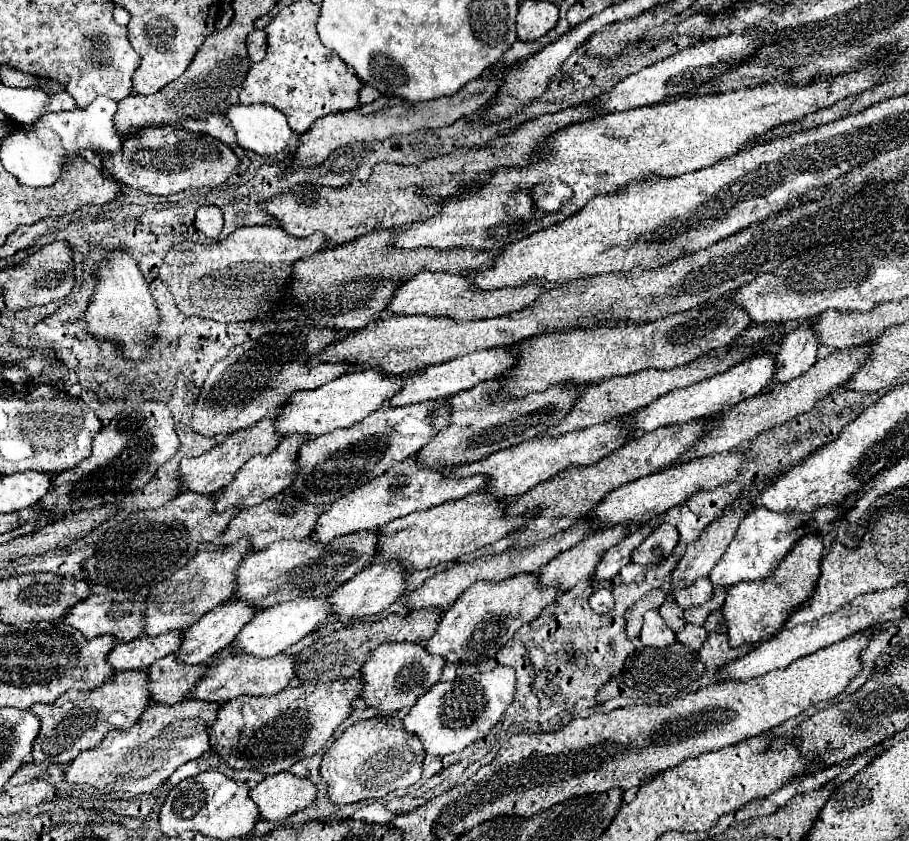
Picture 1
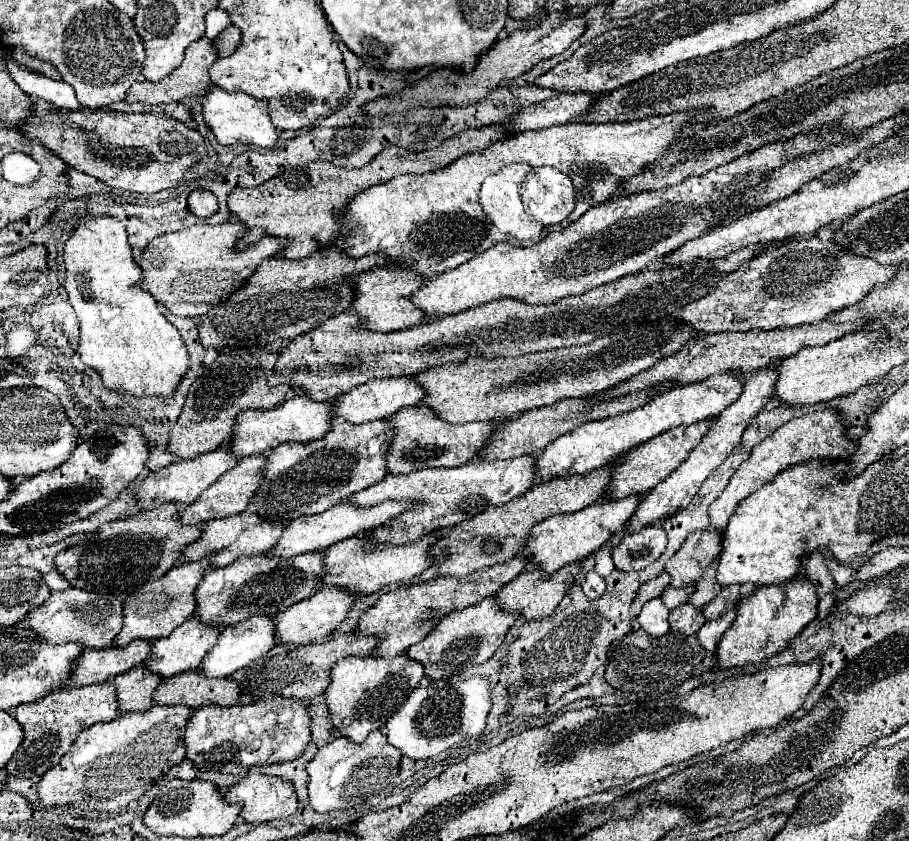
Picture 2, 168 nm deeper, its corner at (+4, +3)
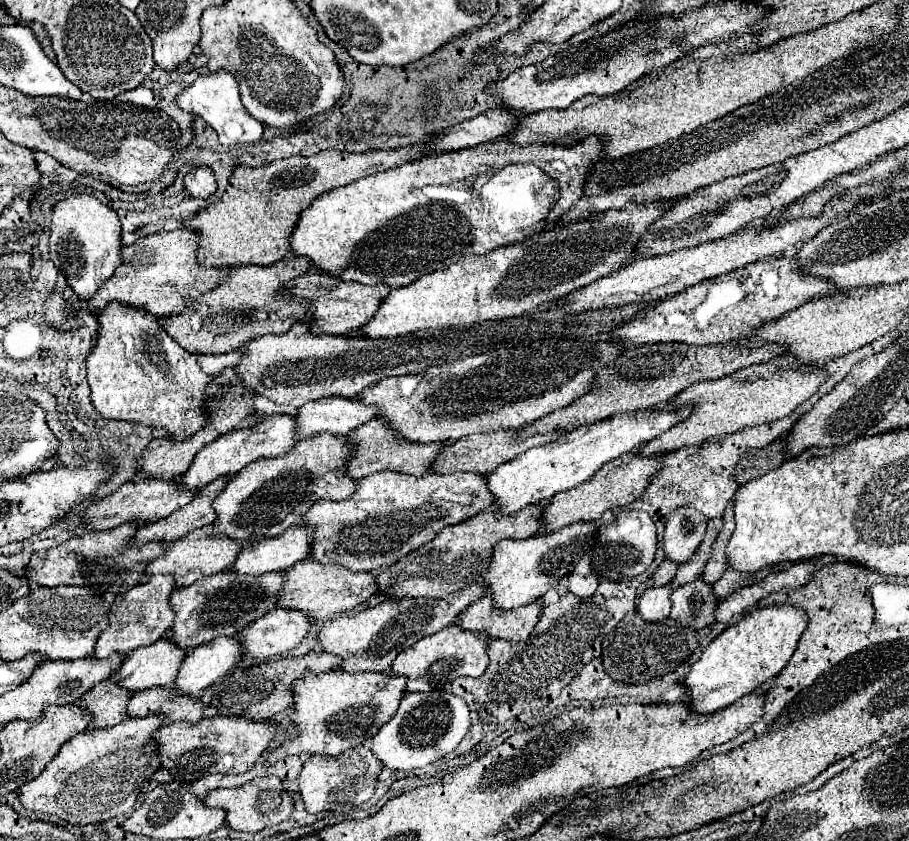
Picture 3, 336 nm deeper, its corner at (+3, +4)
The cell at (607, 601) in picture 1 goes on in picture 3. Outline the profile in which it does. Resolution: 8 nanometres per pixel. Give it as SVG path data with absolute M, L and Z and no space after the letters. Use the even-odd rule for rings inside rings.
M571 575L569 577L569 591L577 597L589 597L597 589L597 577L595 575Z

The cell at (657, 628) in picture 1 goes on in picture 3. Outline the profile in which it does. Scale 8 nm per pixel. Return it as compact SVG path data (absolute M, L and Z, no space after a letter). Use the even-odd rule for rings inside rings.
M651 587L641 595L641 603L637 607L637 611L643 615L643 619L647 621L661 621L665 617L669 617L669 609L671 609L671 587Z

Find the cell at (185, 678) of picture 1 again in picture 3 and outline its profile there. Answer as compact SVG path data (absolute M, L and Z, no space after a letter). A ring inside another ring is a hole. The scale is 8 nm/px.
M101 681L97 683L91 691L83 695L75 705L83 707L89 711L91 721L89 721L89 731L93 729L107 729L113 727L127 717L127 701L131 697L131 691L125 691L123 687L117 687L113 681Z

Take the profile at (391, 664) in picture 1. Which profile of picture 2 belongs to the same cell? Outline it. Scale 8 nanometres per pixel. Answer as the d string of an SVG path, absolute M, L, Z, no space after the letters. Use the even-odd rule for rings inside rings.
M406 652L394 658L368 654L336 662L330 686L324 692L334 728L350 740L362 742L372 730L384 728L388 718L402 708L408 694L420 686L420 680L424 680L424 666L416 664Z

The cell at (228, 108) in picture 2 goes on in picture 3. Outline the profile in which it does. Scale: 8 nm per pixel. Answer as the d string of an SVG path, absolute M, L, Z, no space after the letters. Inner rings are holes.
M215 71L205 75L199 73L197 79L175 97L175 103L183 111L203 117L217 131L219 143L223 147L231 147L237 143L253 143L263 137L263 125L257 119L253 119L253 115L243 107L239 97L239 85L235 77L229 75L227 71Z

